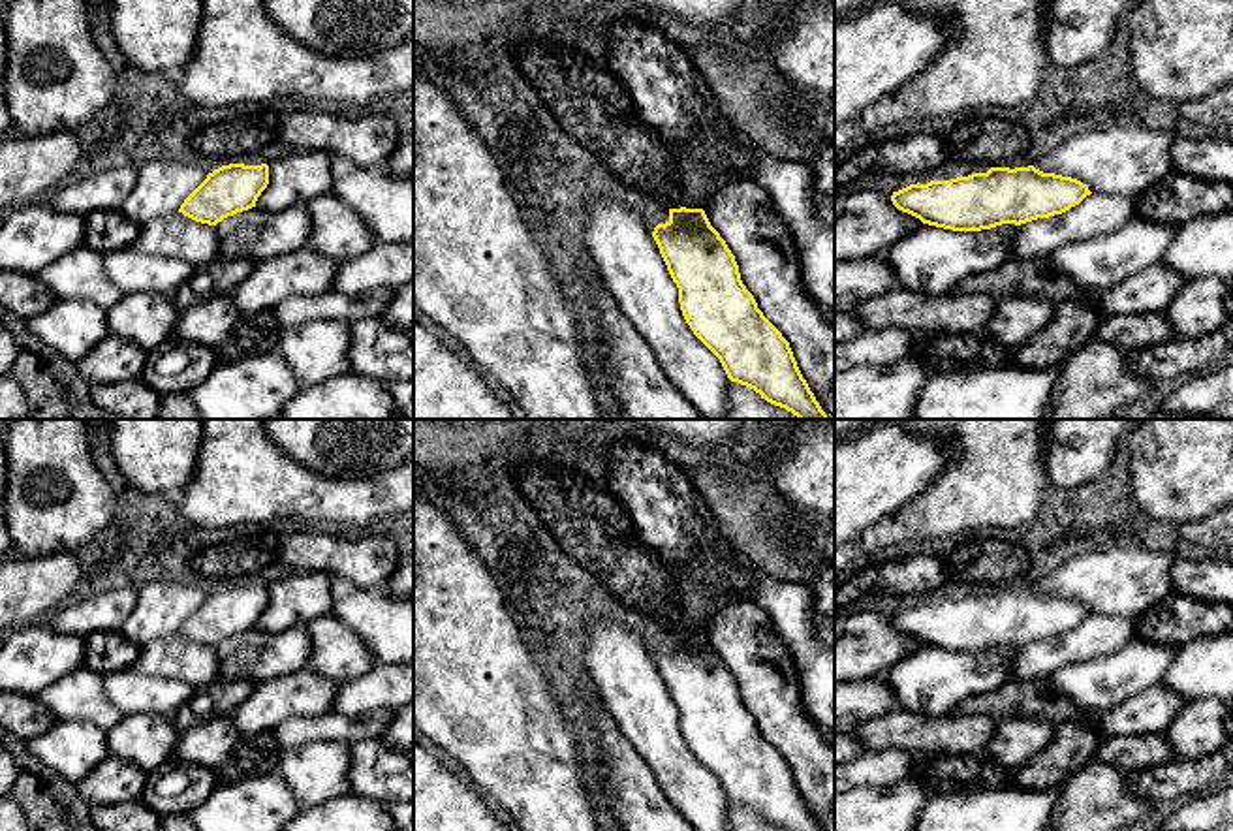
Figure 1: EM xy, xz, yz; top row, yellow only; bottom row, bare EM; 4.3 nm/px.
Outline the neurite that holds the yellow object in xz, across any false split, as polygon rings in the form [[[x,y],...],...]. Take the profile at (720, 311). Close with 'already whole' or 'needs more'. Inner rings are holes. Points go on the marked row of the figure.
[[[669,209],[669,220],[658,224],[652,237],[679,288],[682,316],[694,335],[720,359],[727,378],[746,385],[767,402],[786,408],[799,419],[829,419],[803,378],[789,342],[757,308],[741,280],[735,256],[710,226],[703,209]]]; already whole

